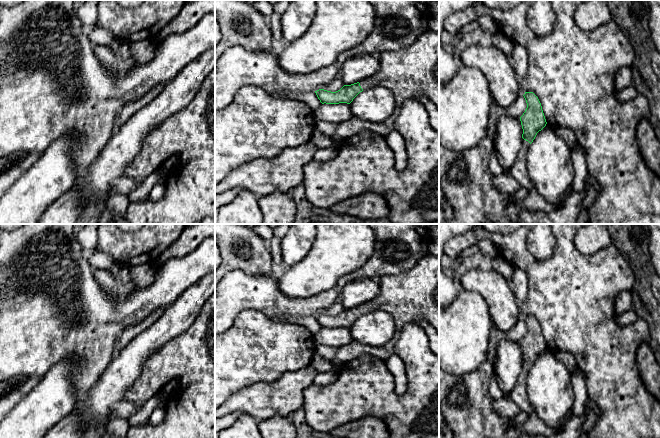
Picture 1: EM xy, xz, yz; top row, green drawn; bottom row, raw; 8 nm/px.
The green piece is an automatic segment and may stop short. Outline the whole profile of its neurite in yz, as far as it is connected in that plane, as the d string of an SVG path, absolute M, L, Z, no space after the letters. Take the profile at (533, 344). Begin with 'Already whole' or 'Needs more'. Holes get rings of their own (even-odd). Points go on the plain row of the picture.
Needs more. M525 316L523 319L527 332L520 341L523 358L522 370L516 386L512 390L510 397L519 407L529 415L525 423L516 427L511 427L506 433L506 438L520 438L522 435L550 437L554 434L554 429L548 426L534 412L527 395L527 382L530 377L530 369L537 357L547 348L541 327L533 316Z

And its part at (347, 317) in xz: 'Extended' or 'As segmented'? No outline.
Extended

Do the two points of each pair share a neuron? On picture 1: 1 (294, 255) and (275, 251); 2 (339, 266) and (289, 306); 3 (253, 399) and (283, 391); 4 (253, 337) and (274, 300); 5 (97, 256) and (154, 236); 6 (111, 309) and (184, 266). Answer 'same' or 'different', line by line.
1: different
2: different
3: same
4: different
5: different
6: same

